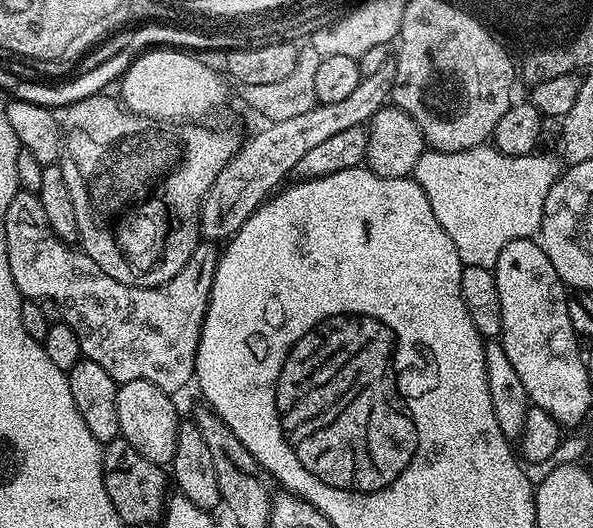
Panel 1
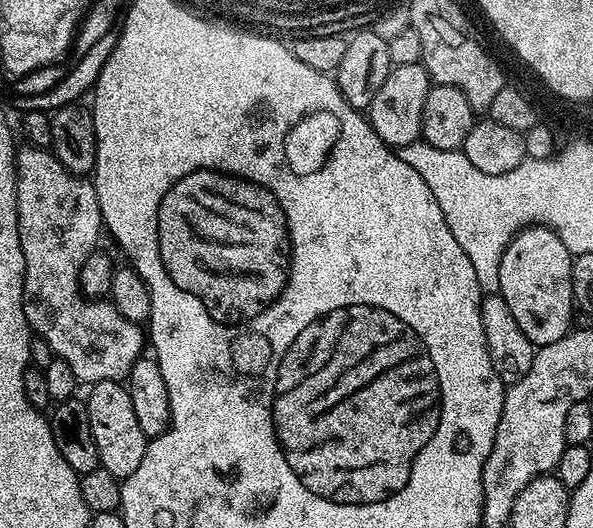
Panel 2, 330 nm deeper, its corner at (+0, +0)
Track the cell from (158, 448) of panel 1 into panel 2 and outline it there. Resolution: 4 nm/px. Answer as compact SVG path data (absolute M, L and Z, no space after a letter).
M103 380L87 389L86 403L90 418L90 434L94 434L94 446L98 446L100 467L110 470L118 481L127 480L142 463L142 454L146 454L149 437L142 434L138 426L138 414L130 402L127 387L119 380Z

